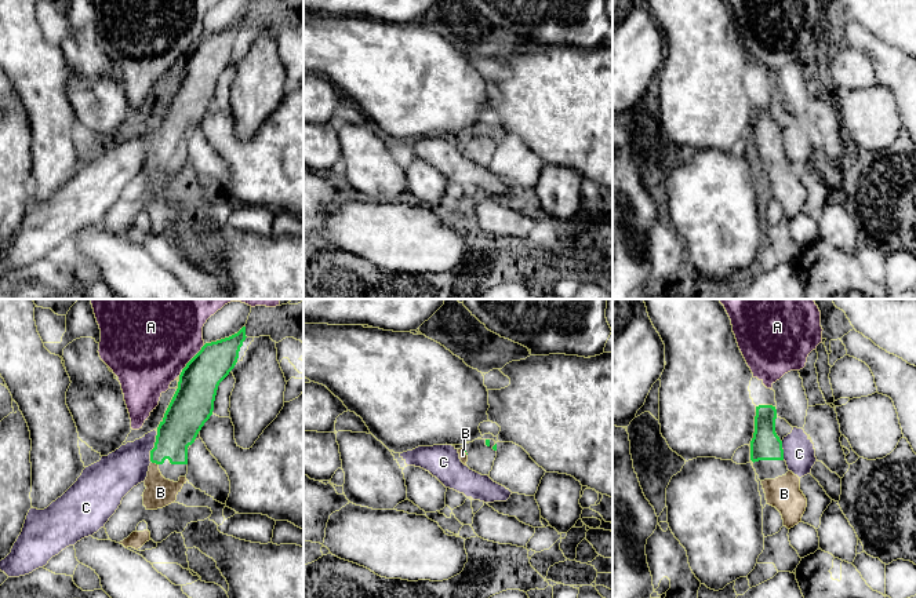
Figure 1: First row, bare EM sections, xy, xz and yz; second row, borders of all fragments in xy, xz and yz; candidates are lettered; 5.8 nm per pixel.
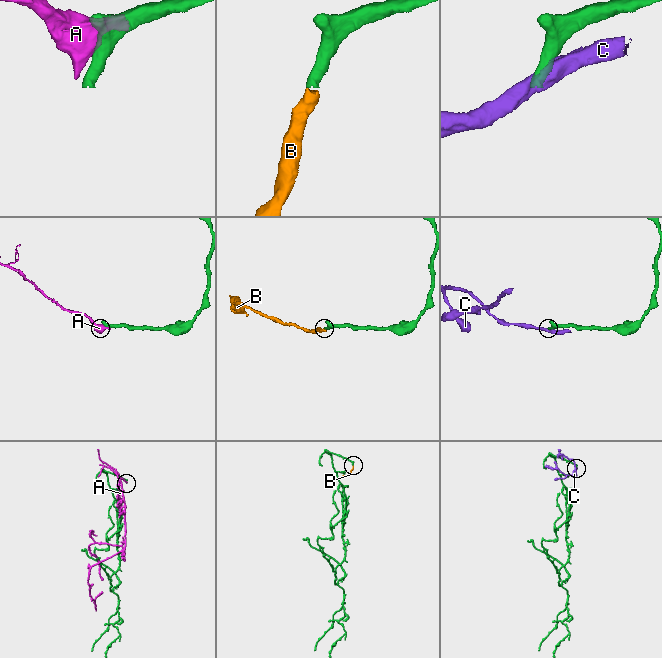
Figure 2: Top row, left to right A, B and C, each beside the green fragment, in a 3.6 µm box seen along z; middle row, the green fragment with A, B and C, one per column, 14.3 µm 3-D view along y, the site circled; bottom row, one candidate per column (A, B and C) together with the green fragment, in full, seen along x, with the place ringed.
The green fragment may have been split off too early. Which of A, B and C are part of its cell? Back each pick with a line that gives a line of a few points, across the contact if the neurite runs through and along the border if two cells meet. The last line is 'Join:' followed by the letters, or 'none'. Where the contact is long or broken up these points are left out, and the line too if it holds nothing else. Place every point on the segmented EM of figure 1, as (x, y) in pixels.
B: xy (180, 427), (155, 462), (155, 482), (160, 492)
Join: B

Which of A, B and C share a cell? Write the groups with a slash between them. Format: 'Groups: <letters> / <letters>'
Groups: A / B / C

